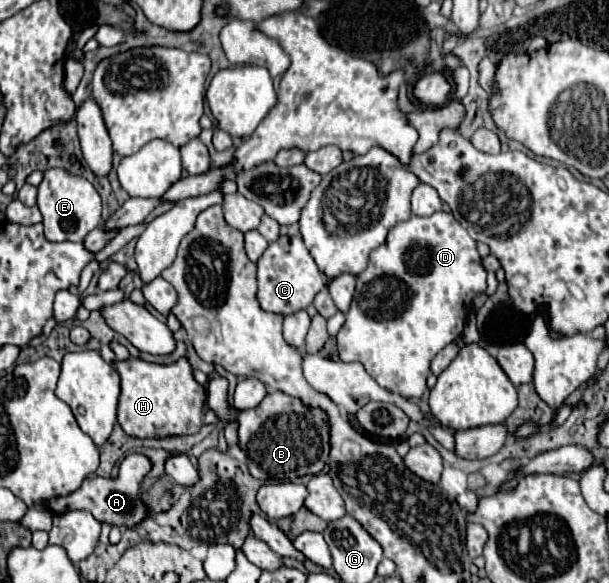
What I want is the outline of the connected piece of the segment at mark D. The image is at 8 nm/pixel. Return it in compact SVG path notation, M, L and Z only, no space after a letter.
M436 211L434 215L430 217L418 217L418 215L412 215L408 221L402 221L398 223L394 229L390 229L388 237L386 237L386 243L380 245L378 249L372 251L370 255L370 263L368 267L358 275L358 283L356 283L356 293L354 293L354 301L350 305L350 311L346 313L346 323L342 327L342 333L336 335L337 349L340 353L340 359L342 361L360 361L366 371L376 379L378 385L410 399L410 397L422 397L422 393L426 391L426 379L430 375L430 361L434 359L434 355L444 349L448 343L456 341L460 335L462 335L462 329L464 329L464 321L466 321L466 315L468 315L468 309L470 309L470 303L476 295L484 293L486 291L486 269L482 265L482 257L478 255L478 249L476 249L476 241L468 235L468 231L454 219L452 213L446 213L446 211Z

